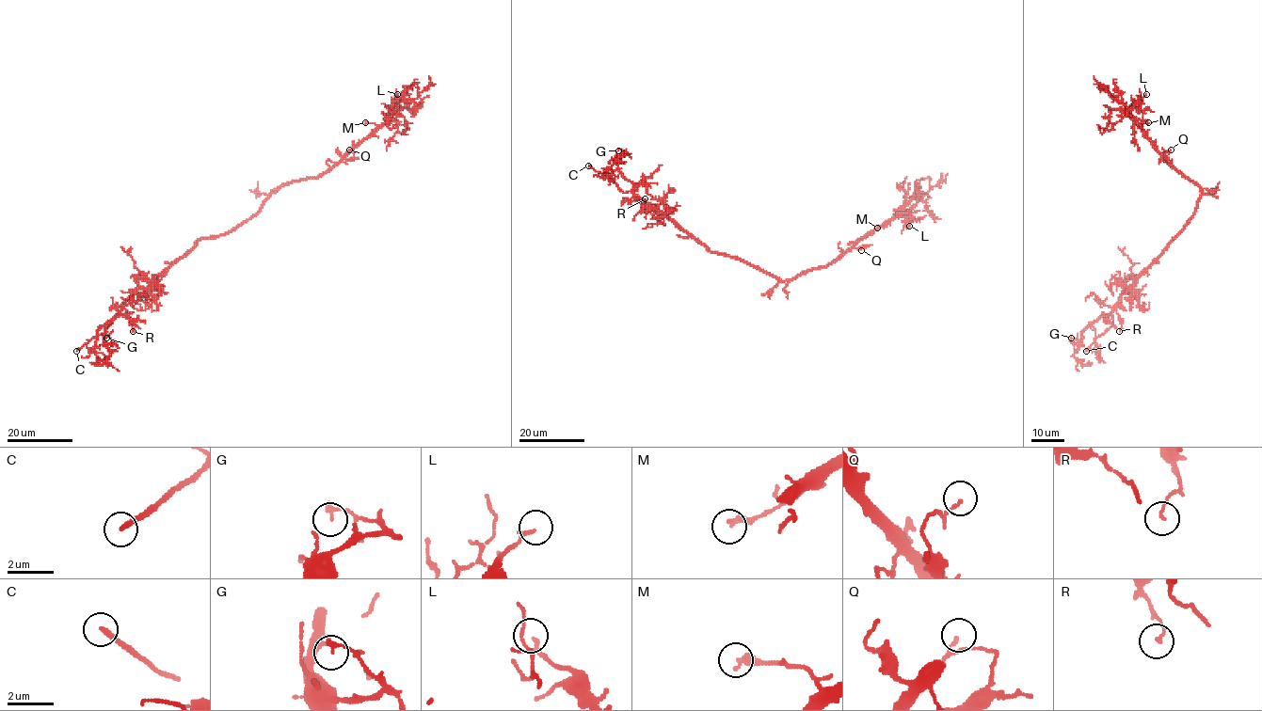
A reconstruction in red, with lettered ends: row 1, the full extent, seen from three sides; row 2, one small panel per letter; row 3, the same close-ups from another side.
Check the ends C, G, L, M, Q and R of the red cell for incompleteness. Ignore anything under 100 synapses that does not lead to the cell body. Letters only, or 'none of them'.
C

